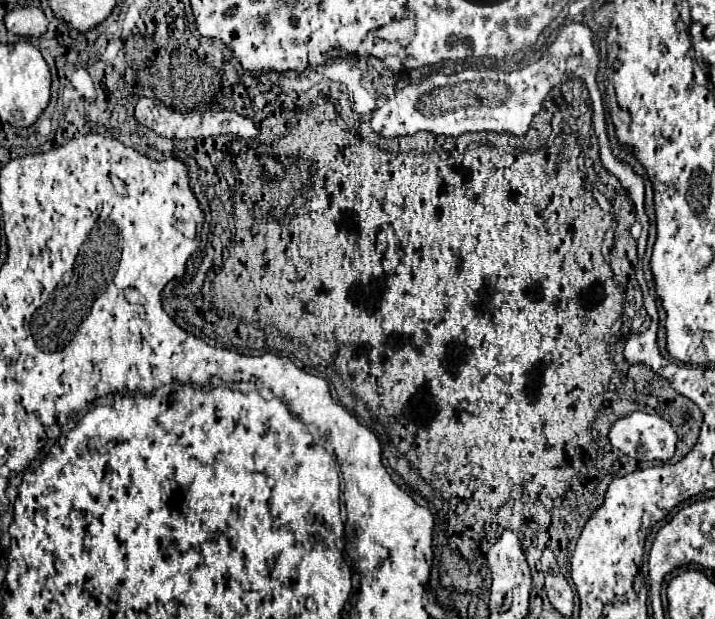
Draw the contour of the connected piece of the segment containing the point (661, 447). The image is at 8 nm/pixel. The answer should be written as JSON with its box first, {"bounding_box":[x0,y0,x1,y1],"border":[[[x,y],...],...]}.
{"bounding_box":[610,412,678,462],"border":[[[632,412],[612,426],[610,442],[630,458],[666,462],[674,456],[678,436],[662,416]]]}

